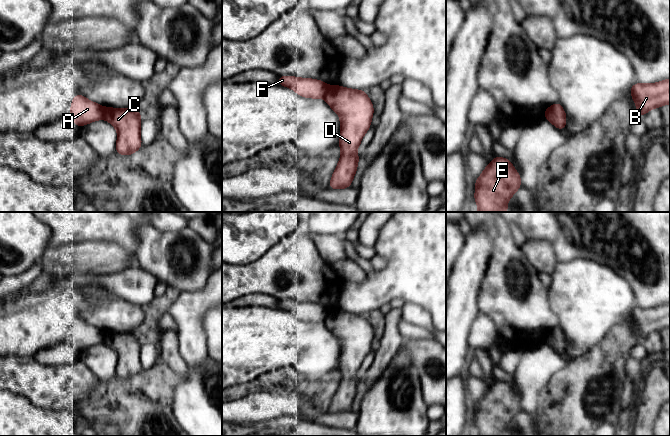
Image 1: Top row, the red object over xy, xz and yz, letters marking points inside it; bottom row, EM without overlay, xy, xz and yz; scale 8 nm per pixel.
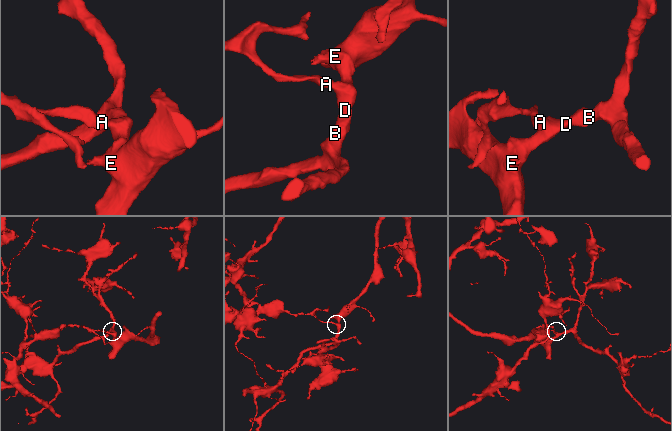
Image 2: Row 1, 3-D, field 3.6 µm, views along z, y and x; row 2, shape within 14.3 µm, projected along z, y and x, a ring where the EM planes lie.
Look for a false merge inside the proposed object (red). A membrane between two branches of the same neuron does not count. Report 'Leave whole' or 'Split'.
Split

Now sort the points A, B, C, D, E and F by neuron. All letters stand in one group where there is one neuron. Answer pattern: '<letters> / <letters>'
A F / B C D E

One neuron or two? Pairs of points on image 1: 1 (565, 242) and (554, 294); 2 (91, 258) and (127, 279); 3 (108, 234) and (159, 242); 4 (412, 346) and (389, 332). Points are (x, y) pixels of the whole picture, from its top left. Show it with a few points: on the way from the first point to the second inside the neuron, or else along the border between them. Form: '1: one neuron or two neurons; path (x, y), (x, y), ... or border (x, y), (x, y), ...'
1: two neurons; border (584, 257), (575, 257), (558, 262)
2: two neurons; border (131, 265), (115, 272), (92, 275)
3: two neurons; border (150, 223), (136, 231), (134, 253)
4: two neurons; border (403, 339), (400, 348)

